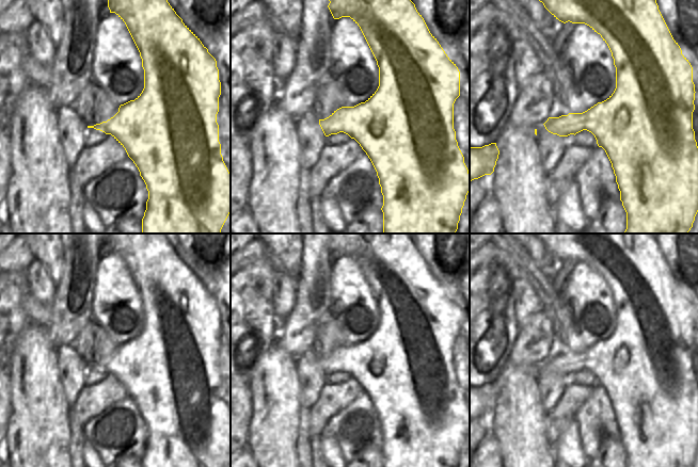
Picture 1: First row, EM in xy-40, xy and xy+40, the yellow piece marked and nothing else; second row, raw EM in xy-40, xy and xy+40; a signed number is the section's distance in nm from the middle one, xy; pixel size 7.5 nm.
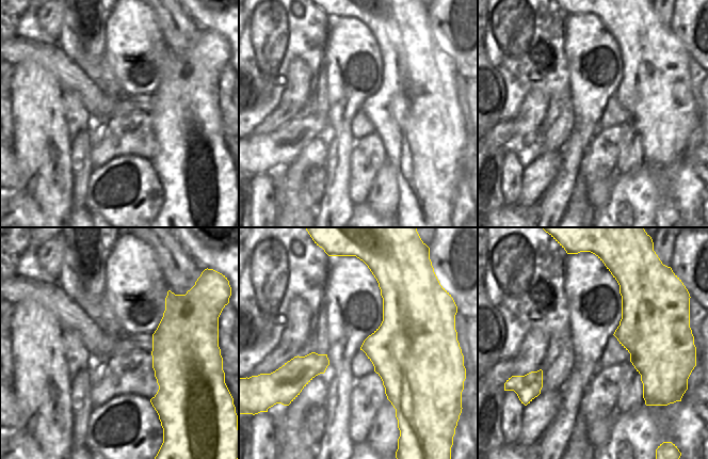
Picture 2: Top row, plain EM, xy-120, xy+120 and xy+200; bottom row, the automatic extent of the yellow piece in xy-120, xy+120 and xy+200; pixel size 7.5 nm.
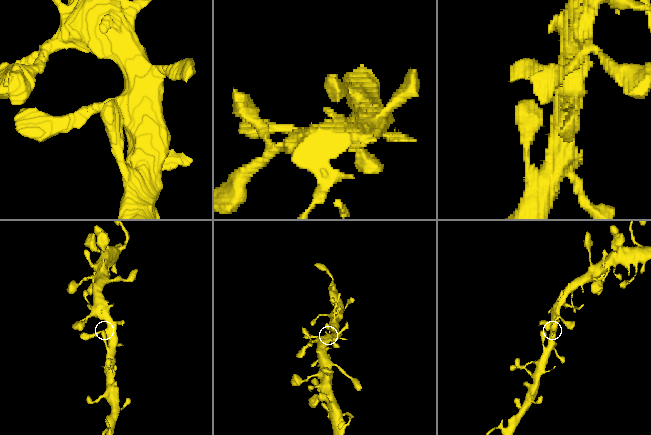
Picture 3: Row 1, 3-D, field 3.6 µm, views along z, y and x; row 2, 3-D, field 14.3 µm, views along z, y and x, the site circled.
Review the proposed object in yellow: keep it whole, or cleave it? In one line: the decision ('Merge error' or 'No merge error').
No merge error.

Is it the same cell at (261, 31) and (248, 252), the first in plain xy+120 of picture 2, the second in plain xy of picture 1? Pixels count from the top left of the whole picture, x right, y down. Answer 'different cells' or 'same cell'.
different cells

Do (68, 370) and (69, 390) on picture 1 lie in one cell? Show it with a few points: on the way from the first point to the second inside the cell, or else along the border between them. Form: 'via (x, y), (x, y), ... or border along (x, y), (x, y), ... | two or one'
via (69, 375), (69, 385) | one

